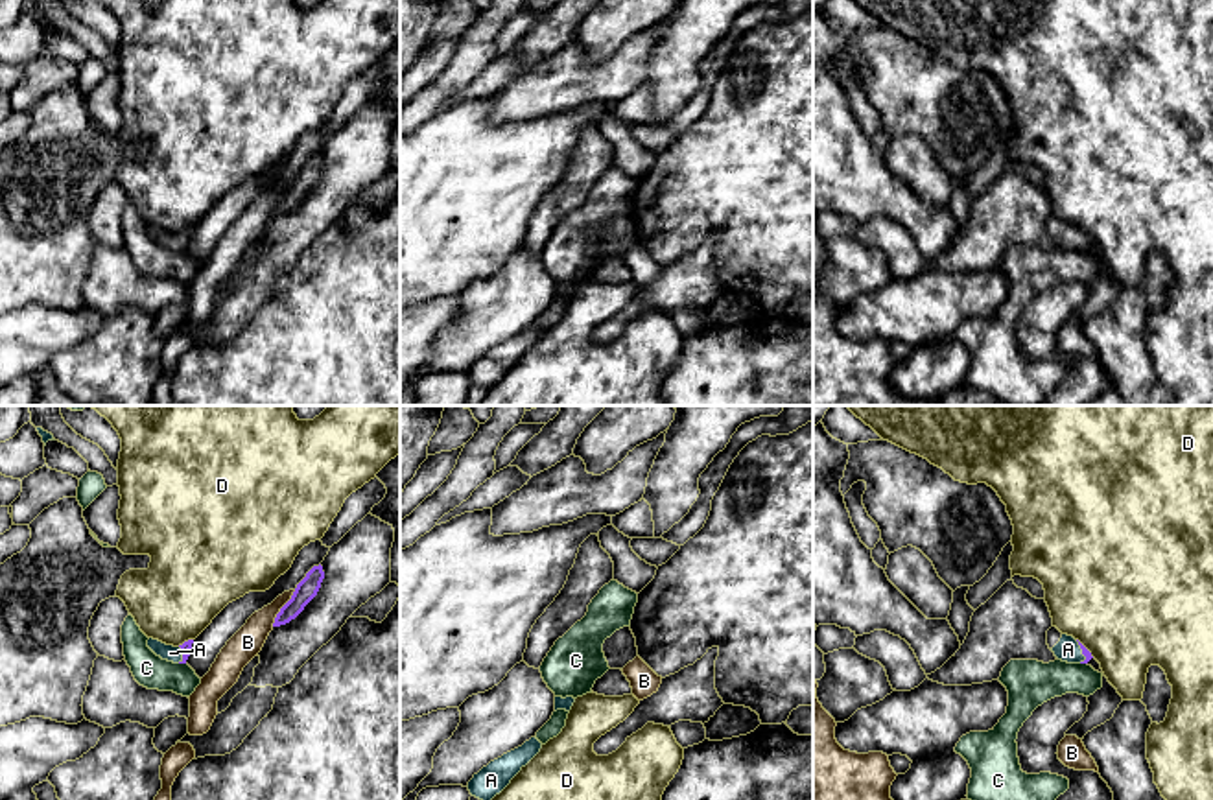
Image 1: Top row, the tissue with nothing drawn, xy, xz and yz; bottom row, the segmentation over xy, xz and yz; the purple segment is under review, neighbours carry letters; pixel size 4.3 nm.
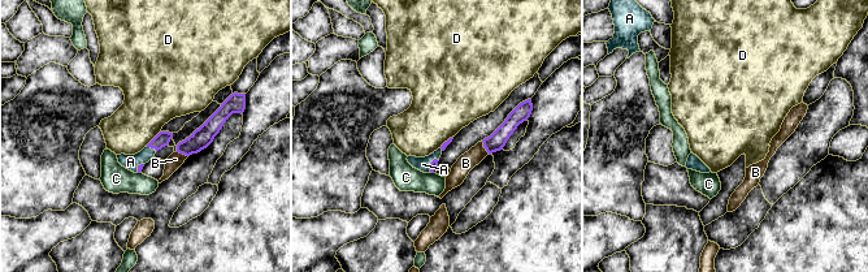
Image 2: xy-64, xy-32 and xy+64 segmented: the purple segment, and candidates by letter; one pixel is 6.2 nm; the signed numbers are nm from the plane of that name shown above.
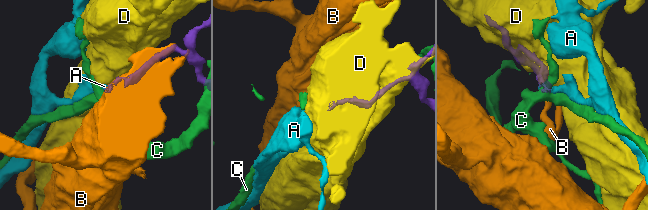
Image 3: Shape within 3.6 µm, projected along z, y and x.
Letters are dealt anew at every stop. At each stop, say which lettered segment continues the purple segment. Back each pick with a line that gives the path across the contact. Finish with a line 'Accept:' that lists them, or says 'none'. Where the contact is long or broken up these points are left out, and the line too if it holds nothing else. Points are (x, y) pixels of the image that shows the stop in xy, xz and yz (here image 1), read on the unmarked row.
A: Path across: yz (1086, 240), (1083, 238), (1068, 236)
Accept: A

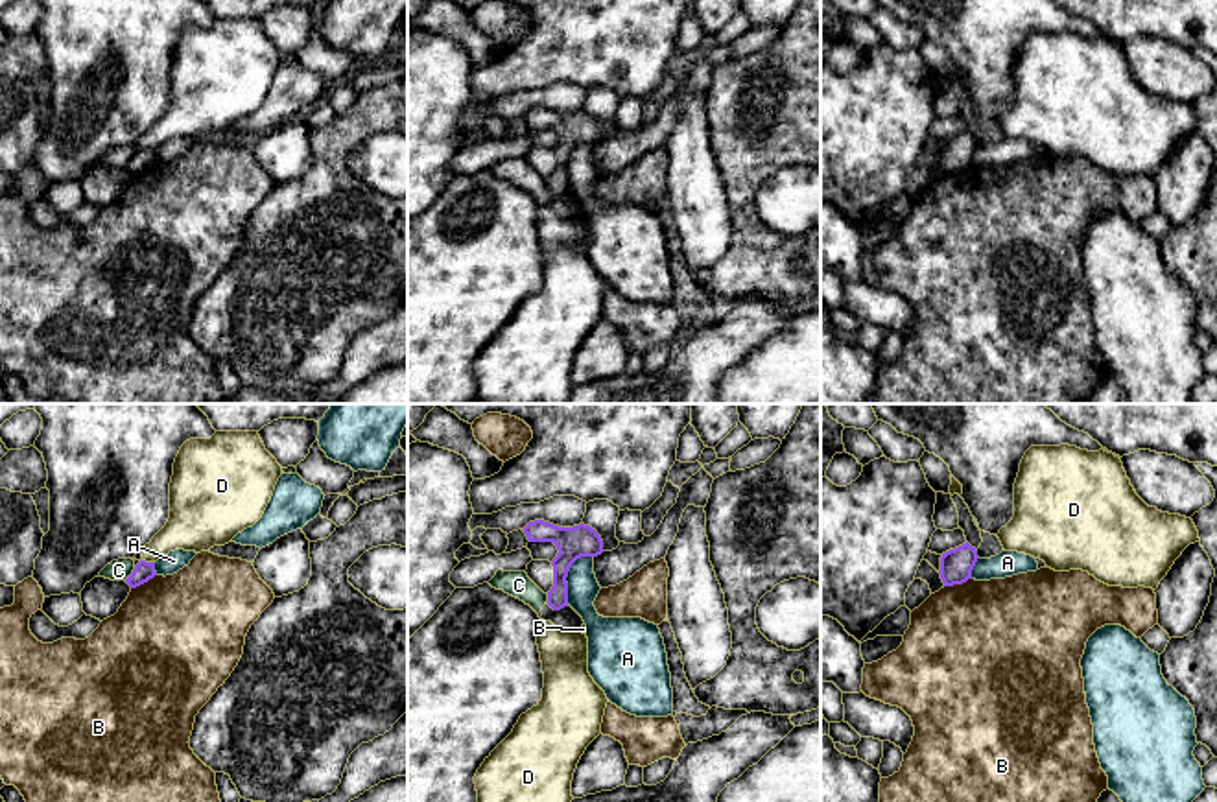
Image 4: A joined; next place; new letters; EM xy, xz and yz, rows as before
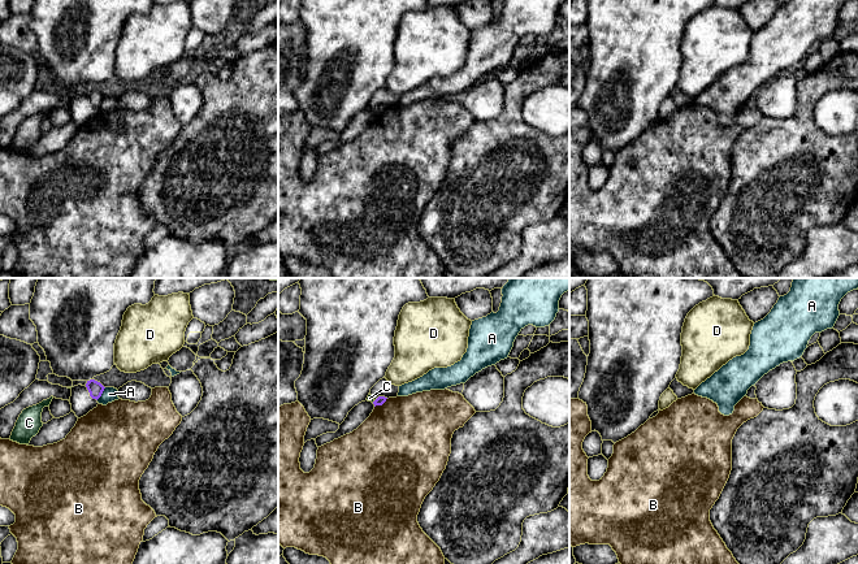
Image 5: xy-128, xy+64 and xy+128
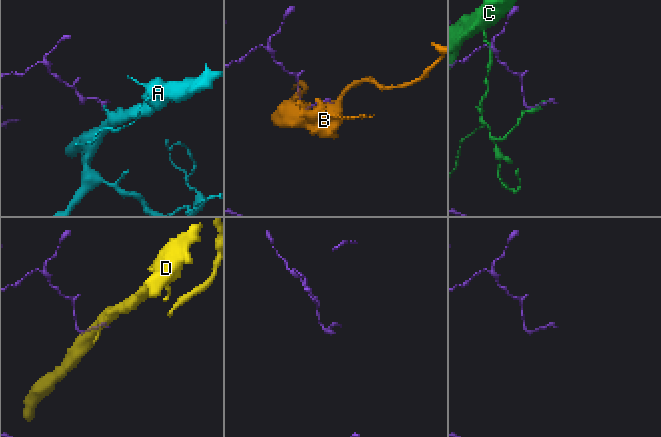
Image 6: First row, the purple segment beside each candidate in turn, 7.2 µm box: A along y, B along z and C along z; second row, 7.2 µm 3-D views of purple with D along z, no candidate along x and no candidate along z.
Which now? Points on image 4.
Accept: none

